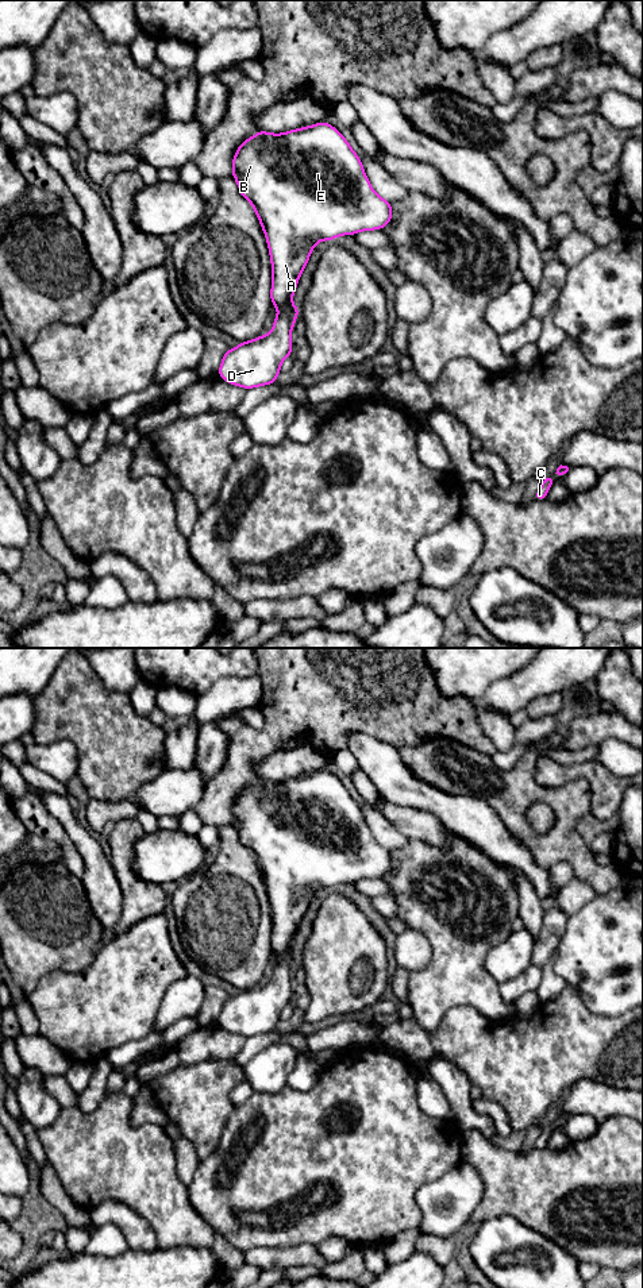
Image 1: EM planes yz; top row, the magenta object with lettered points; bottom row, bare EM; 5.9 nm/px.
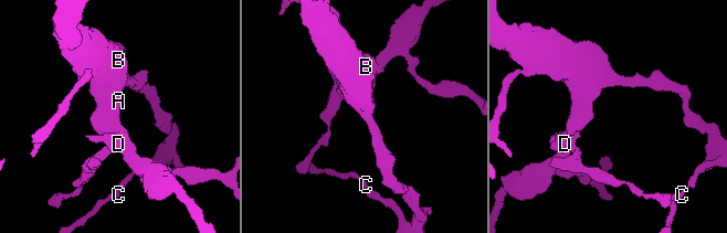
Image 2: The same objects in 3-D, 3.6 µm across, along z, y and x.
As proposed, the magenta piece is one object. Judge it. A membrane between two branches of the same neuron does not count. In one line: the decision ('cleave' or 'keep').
keep

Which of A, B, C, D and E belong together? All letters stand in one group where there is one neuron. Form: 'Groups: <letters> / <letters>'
Groups: A B C D E

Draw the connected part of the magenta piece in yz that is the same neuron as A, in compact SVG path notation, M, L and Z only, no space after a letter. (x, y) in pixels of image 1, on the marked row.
M326 122L284 134L258 131L238 147L231 174L242 197L255 209L266 236L273 269L270 298L278 309L270 333L240 342L222 359L217 375L249 390L276 383L282 360L293 355L289 335L300 308L293 305L292 297L315 246L340 235L384 228L392 220L392 204L374 192L357 153L340 131Z

